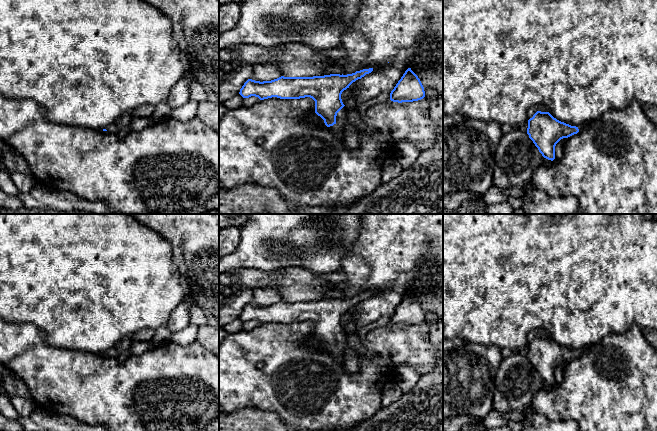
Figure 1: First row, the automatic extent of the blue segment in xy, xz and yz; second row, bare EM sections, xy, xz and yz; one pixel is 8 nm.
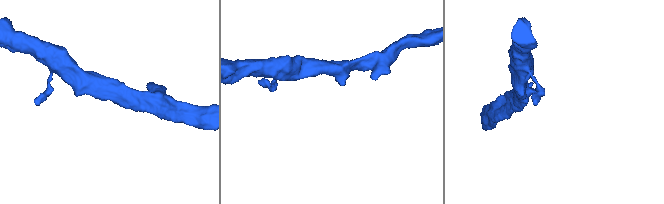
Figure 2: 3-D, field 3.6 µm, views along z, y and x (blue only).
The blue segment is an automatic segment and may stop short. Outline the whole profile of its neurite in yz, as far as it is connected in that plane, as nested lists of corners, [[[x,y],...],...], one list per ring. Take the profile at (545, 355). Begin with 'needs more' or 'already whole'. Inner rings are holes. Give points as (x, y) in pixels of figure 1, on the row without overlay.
needs more | [[[537,335],[532,342],[528,344],[527,358],[529,362],[533,365],[535,370],[538,372],[542,380],[548,384],[553,385],[555,383],[555,370],[563,362],[568,362],[584,352],[589,350],[589,348],[584,348],[579,351],[571,350],[564,346],[561,346],[554,342],[549,336]]]

